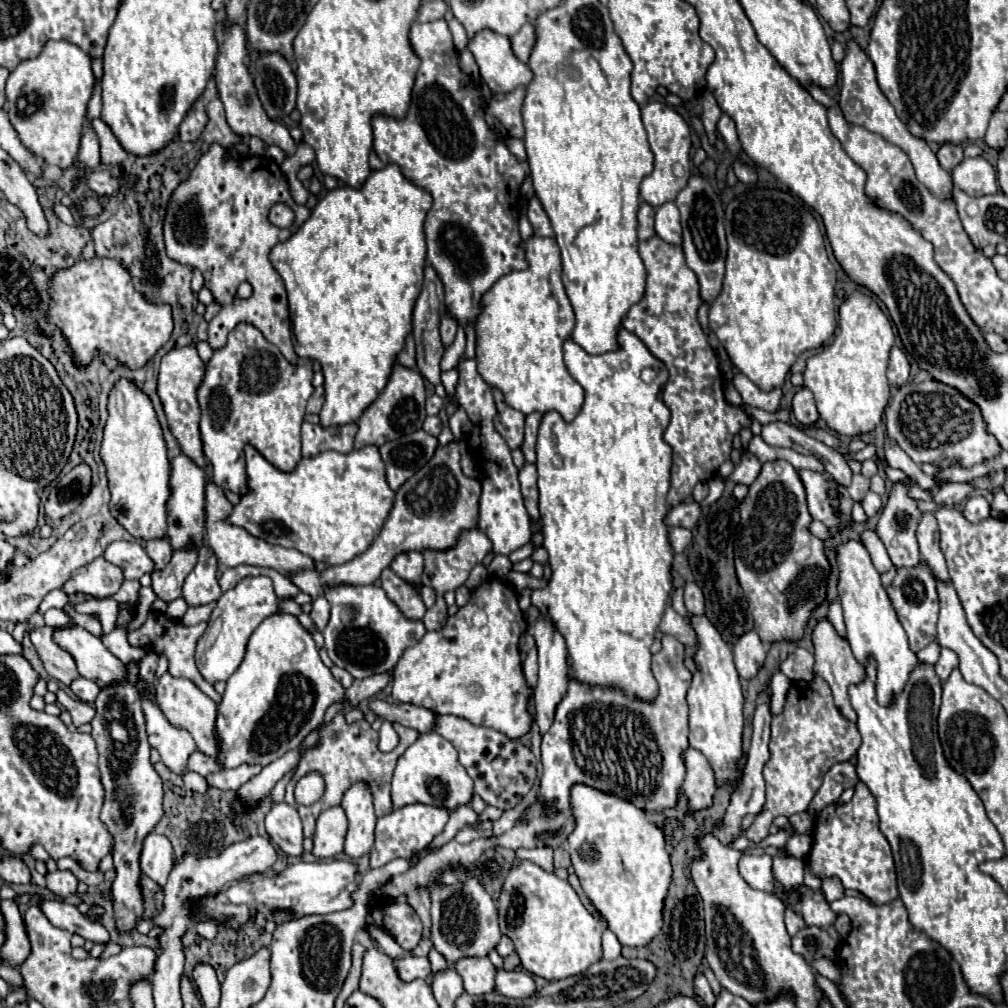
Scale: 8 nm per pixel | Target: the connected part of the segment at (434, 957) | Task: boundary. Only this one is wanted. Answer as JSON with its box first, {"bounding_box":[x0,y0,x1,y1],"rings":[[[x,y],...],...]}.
{"bounding_box":[428,948,450,974],"rings":[[[436,948],[430,950],[428,960],[430,960],[430,964],[432,964],[432,972],[434,972],[434,974],[438,974],[438,972],[446,972],[446,970],[450,968],[448,960],[446,960],[446,958],[436,950]]]}

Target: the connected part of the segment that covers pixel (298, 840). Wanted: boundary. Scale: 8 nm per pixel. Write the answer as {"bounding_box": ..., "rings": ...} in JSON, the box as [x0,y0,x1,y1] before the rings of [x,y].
{"bounding_box":[266,802,302,856],"rings":[[[286,802],[274,804],[266,814],[266,832],[270,834],[272,842],[282,848],[290,856],[300,856],[302,850],[302,824],[298,810]]]}

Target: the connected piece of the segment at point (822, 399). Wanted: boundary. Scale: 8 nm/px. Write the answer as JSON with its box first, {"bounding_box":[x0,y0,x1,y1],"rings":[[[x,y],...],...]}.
{"bounding_box":[804,290,894,436],"rings":[[[860,290],[846,296],[838,308],[838,330],[834,340],[818,354],[808,358],[804,386],[814,392],[818,412],[826,424],[842,436],[856,436],[874,430],[890,400],[886,380],[888,354],[894,346],[894,332],[880,306]]]}

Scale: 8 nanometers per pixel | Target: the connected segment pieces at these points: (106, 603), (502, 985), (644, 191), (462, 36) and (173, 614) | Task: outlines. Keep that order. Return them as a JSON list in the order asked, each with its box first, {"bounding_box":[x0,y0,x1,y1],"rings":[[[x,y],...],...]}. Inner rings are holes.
[{"bounding_box":[94,600,118,634],"rings":[[[98,600],[98,606],[94,608],[94,612],[100,616],[100,624],[102,624],[102,632],[108,634],[116,628],[116,614],[118,614],[118,602],[116,600]]]},{"bounding_box":[494,970,534,998],"rings":[[[498,970],[496,972],[496,988],[494,992],[508,996],[508,998],[528,998],[534,992],[534,980],[528,972],[520,972],[520,970]]]},{"bounding_box":[640,102,690,208],"rings":[[[648,102],[642,106],[642,122],[648,132],[648,142],[654,152],[654,168],[648,176],[644,176],[640,184],[640,196],[650,206],[658,208],[664,200],[674,200],[676,192],[684,188],[690,176],[690,128],[684,118],[672,110],[666,102]],[[676,174],[676,182],[674,182]]]},{"bounding_box":[448,18,466,50],"rings":[[[452,18],[452,20],[448,22],[448,26],[450,26],[450,30],[452,30],[452,36],[454,36],[454,44],[456,44],[456,48],[462,50],[462,48],[466,46],[466,30],[464,30],[464,26],[462,26],[456,18]]]},{"bounding_box":[164,598,188,620],"rings":[[[176,598],[174,602],[168,604],[168,608],[166,608],[164,614],[166,614],[168,618],[172,618],[172,620],[180,620],[180,618],[186,614],[186,610],[188,610],[186,600],[184,600],[184,598]]]}]

